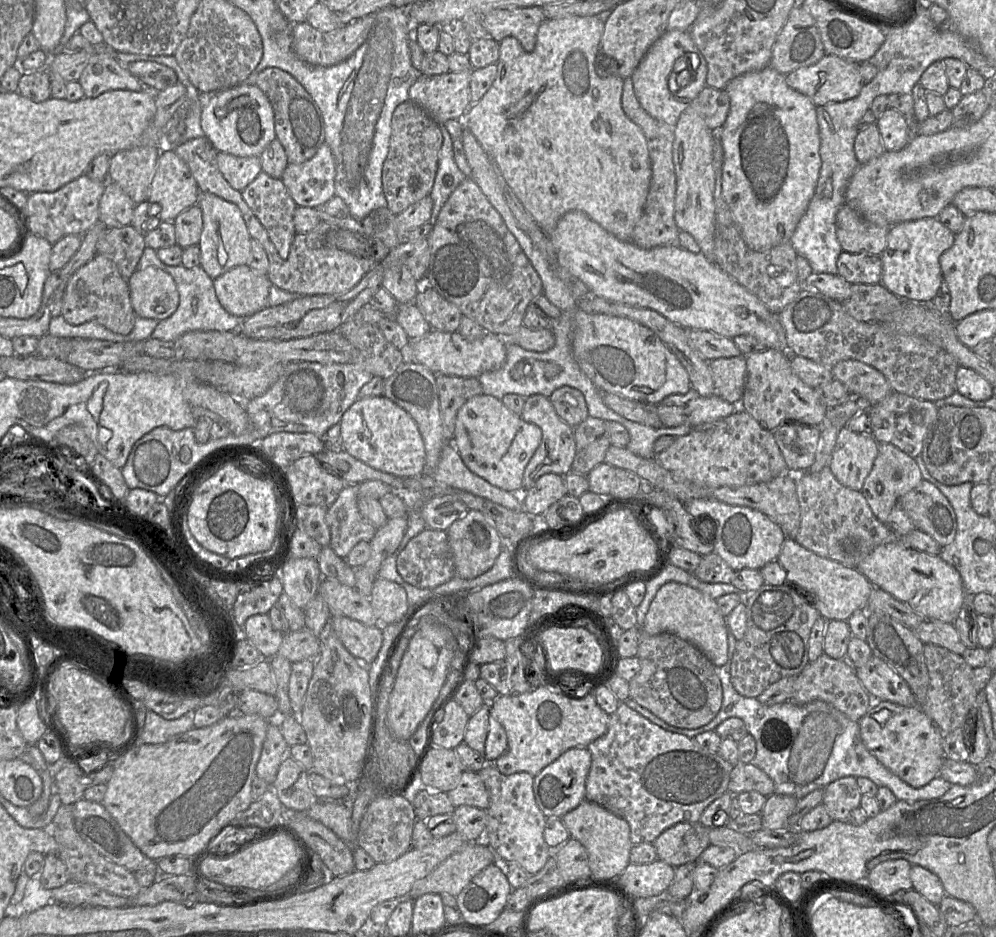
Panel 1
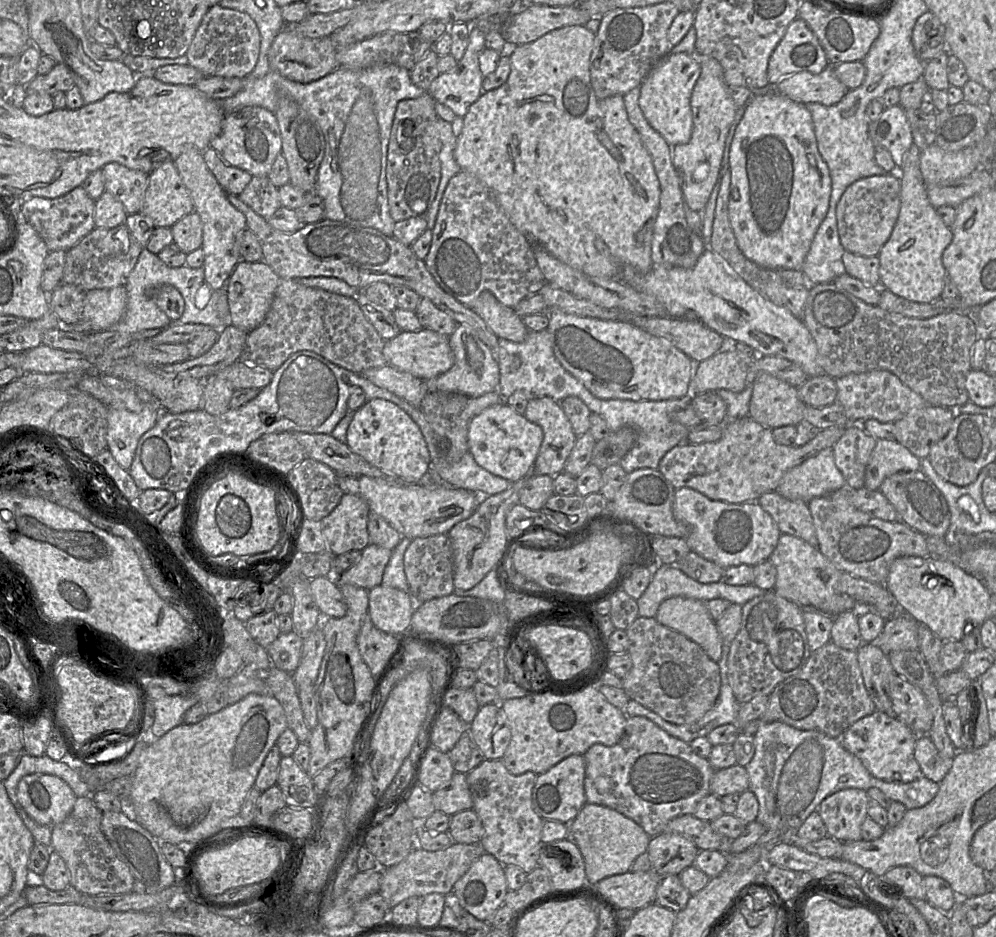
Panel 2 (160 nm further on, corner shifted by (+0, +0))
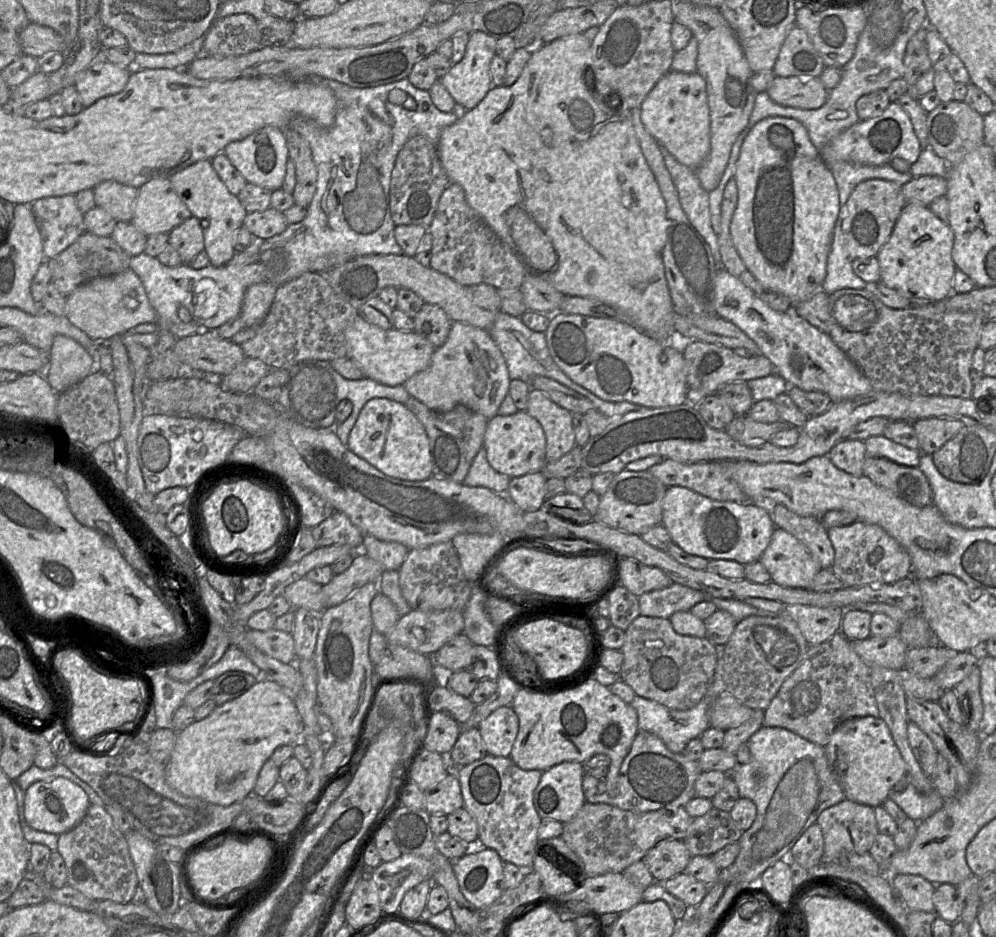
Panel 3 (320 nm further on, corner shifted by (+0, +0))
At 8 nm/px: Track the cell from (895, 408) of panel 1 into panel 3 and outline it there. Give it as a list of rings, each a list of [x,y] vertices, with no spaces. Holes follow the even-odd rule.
[[[924,418],[914,421],[912,426],[918,439],[921,454],[932,455],[965,425],[954,419]]]

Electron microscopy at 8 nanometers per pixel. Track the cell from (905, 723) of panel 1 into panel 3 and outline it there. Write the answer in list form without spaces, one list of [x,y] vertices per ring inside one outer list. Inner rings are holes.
[[[866,716],[849,719],[833,732],[830,742],[824,747],[830,769],[839,781],[846,799],[871,807],[882,806],[889,798],[894,785],[907,775],[907,767],[891,732],[880,717]]]

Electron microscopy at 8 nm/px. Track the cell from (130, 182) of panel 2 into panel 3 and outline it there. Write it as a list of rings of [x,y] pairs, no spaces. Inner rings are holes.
[[[107,180],[93,190],[96,206],[107,211],[117,222],[132,221],[138,188]]]

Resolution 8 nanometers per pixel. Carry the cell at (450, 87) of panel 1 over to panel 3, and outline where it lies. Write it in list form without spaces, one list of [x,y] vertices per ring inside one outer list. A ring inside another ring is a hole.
[[[482,31],[470,33],[466,51],[461,61],[452,64],[449,71],[439,79],[455,102],[464,106],[467,110],[476,107],[493,86],[490,64],[496,55],[496,43],[497,39]]]

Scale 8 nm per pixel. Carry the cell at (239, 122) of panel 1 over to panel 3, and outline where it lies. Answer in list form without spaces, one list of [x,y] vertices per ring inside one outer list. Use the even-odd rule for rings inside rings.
[[[273,126],[263,127],[242,140],[229,143],[222,153],[247,183],[270,191],[281,188],[289,159],[284,130]]]

